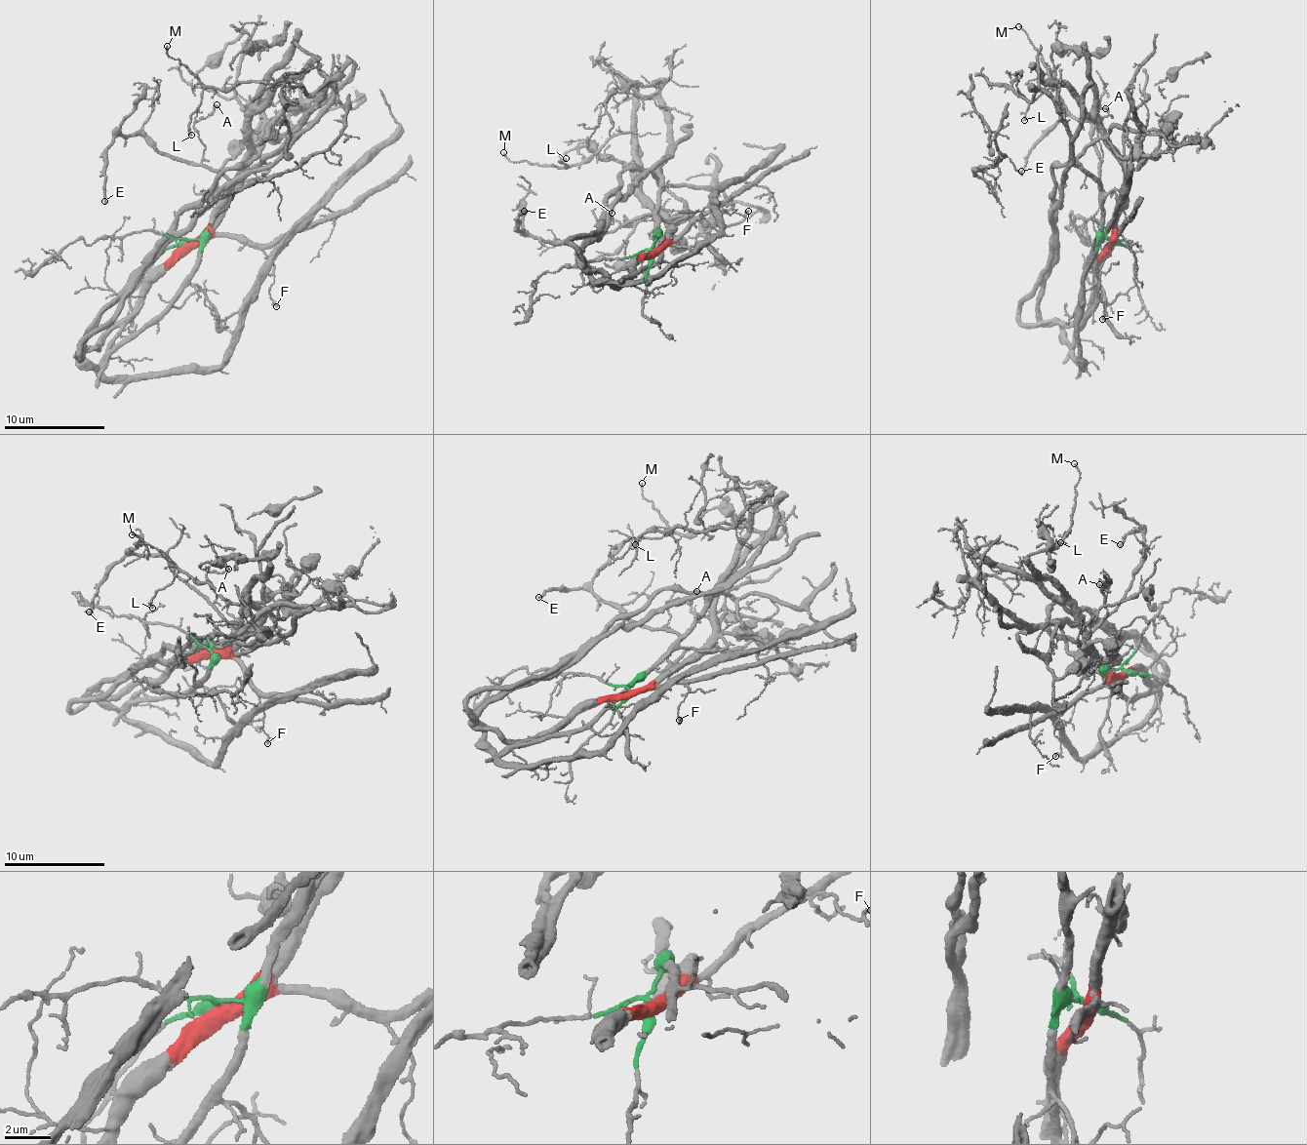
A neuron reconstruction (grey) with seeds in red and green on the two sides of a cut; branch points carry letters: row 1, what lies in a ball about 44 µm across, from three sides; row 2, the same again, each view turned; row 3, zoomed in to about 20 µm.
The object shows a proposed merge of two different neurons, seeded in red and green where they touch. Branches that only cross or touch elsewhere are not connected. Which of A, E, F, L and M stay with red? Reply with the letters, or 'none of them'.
F, L, M

